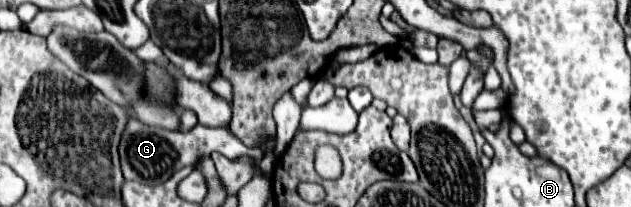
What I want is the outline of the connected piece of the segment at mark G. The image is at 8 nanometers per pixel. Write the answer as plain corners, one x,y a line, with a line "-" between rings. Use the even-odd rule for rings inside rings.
130,118
124,130
124,138
120,140
120,162
122,162
122,172
126,180
156,186
156,184
164,184
174,172
198,162
200,156
212,154
214,150
224,154
226,158
238,158
238,156
248,154
248,156
254,156
256,162
260,162
264,156
258,148
246,148
236,136
232,136
228,128
208,130
206,126
196,124
188,132
170,132
170,130
144,126
140,120
-
168,166
170,166
170,174
168,174

